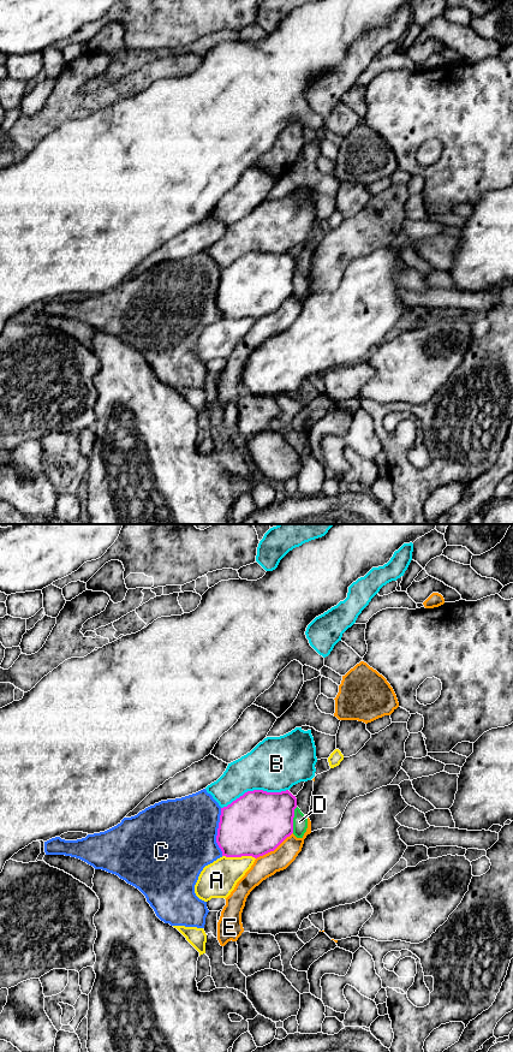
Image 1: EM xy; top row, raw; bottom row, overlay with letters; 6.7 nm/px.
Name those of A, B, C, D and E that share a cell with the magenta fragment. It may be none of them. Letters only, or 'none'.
none

